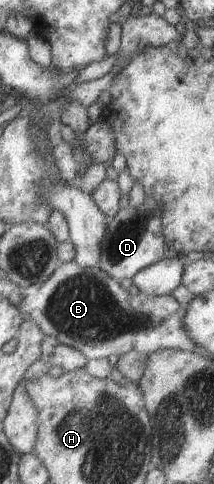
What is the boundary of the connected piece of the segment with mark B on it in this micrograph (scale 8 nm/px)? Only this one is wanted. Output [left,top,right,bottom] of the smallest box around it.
[18,260,194,359]

